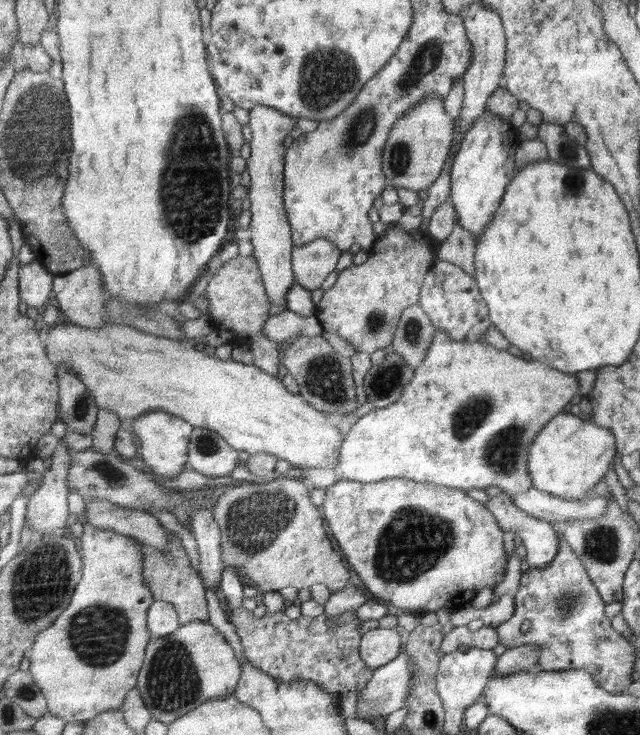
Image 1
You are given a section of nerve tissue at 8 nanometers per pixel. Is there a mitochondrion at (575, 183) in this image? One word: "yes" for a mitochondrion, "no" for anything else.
yes

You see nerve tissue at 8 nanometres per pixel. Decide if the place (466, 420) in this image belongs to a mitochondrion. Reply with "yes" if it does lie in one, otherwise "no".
yes

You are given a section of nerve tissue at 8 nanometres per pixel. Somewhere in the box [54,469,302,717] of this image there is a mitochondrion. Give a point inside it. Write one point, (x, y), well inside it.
(171, 683)

